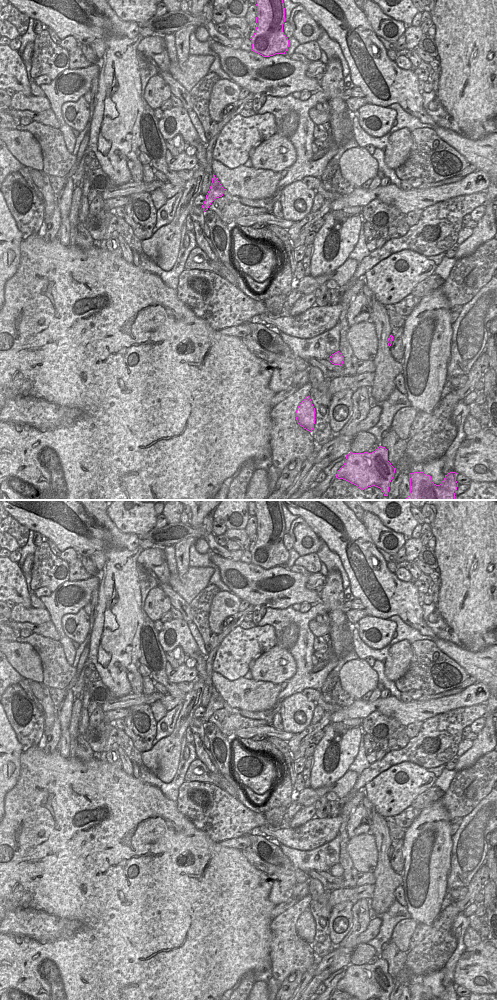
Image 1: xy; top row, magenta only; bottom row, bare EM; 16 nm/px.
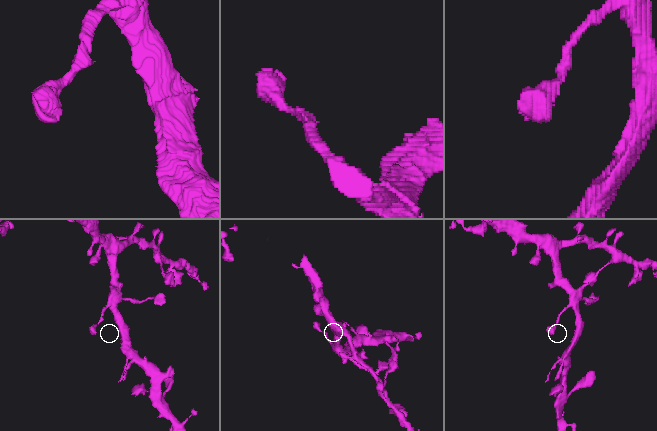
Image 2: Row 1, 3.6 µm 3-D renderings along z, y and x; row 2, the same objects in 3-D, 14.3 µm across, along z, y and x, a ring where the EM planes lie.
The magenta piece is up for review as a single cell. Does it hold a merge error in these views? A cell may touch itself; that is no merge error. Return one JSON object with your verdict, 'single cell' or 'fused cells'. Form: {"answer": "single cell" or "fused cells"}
{"answer": "single cell"}

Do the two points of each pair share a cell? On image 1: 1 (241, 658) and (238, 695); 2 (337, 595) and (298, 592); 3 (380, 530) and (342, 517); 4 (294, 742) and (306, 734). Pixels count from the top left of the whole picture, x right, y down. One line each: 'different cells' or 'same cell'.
1: different cells
2: different cells
3: different cells
4: same cell

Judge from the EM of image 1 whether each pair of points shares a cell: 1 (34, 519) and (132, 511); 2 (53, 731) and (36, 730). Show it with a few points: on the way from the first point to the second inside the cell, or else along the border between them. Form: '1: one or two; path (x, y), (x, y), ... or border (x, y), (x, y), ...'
1: two; border (106, 510), (110, 520), (121, 532)
2: two; border (43, 727), (44, 732)

